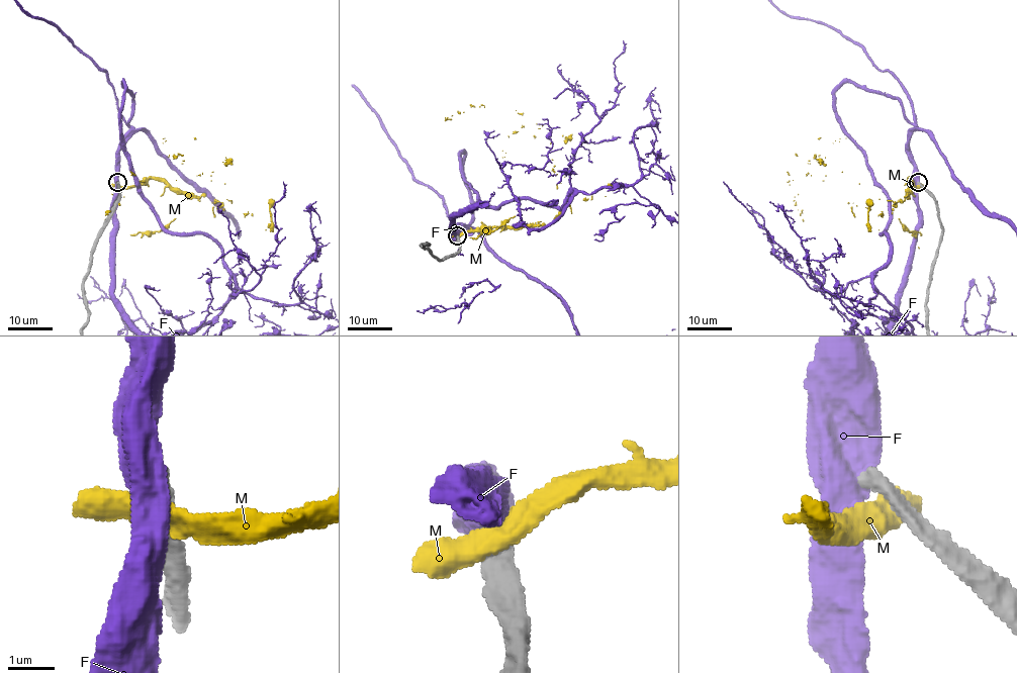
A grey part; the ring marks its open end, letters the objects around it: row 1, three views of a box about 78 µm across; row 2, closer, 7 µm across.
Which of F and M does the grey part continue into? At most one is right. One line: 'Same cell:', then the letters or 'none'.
Same cell: none

